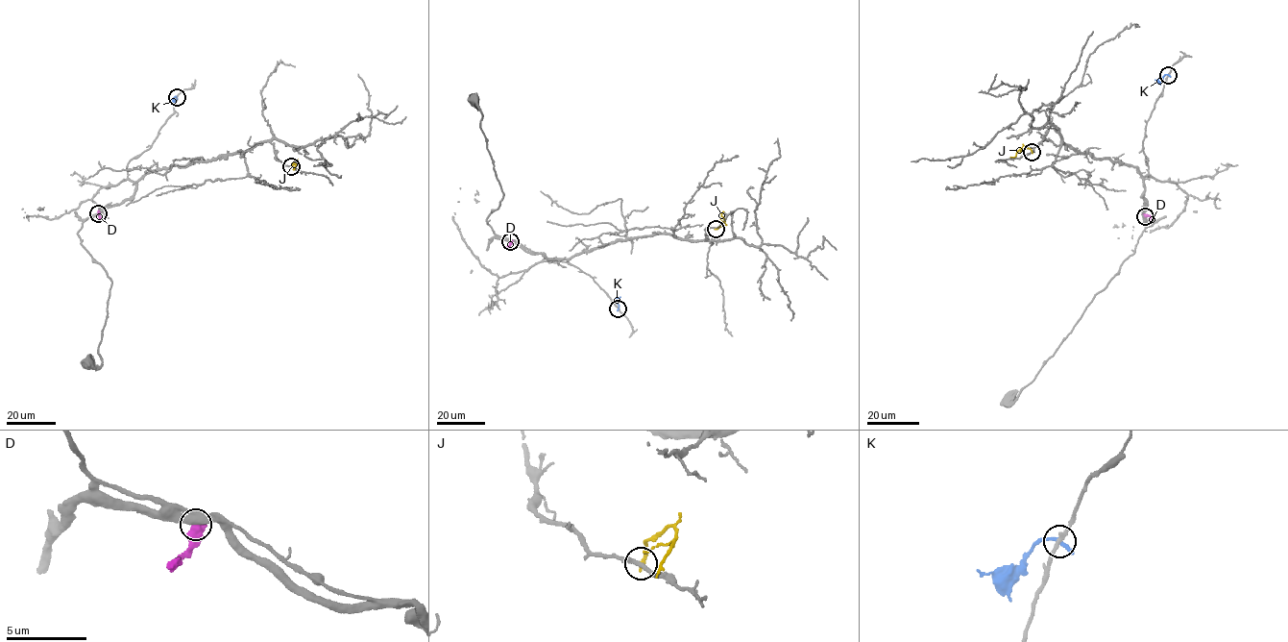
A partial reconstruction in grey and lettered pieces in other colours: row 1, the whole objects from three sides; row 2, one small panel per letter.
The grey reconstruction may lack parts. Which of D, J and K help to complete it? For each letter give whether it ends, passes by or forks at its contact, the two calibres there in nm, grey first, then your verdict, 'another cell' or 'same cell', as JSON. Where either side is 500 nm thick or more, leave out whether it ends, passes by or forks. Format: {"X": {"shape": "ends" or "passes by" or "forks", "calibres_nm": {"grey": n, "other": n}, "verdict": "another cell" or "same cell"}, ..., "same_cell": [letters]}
{"D": {"shape": "passes by", "calibres_nm": {"grey": 480, "other": 400}, "verdict": "another cell"}, "J": {"shape": "ends", "calibres_nm": {"grey": 240, "other": 220}, "verdict": "another cell"}, "K": {"shape": "ends", "calibres_nm": {"grey": 240, "other": 280}, "verdict": "another cell"}, "same_cell": []}

